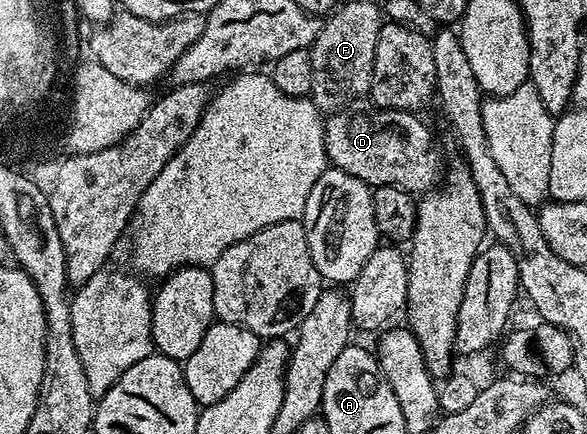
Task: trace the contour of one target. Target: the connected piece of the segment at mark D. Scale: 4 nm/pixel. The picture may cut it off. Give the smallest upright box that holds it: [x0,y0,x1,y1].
[325,108,443,194]

